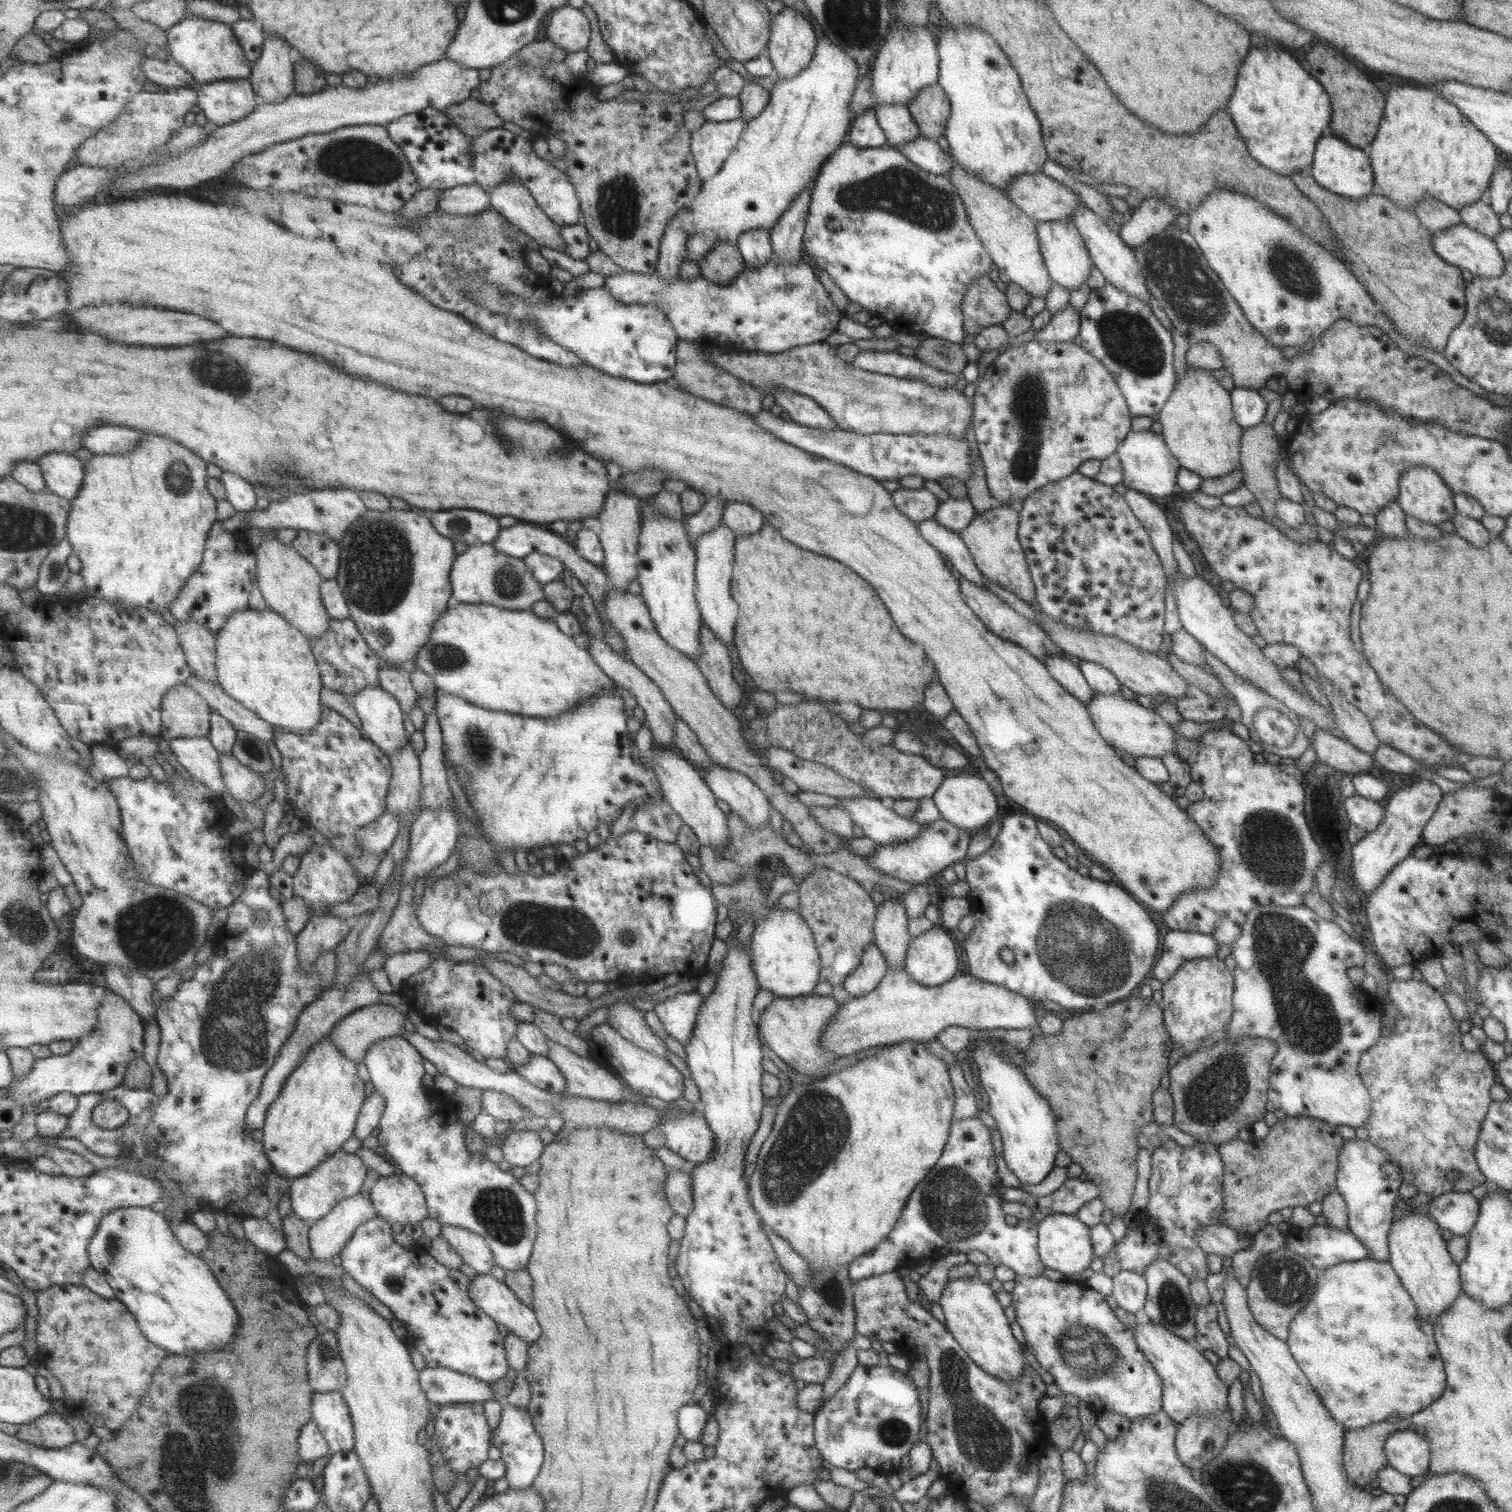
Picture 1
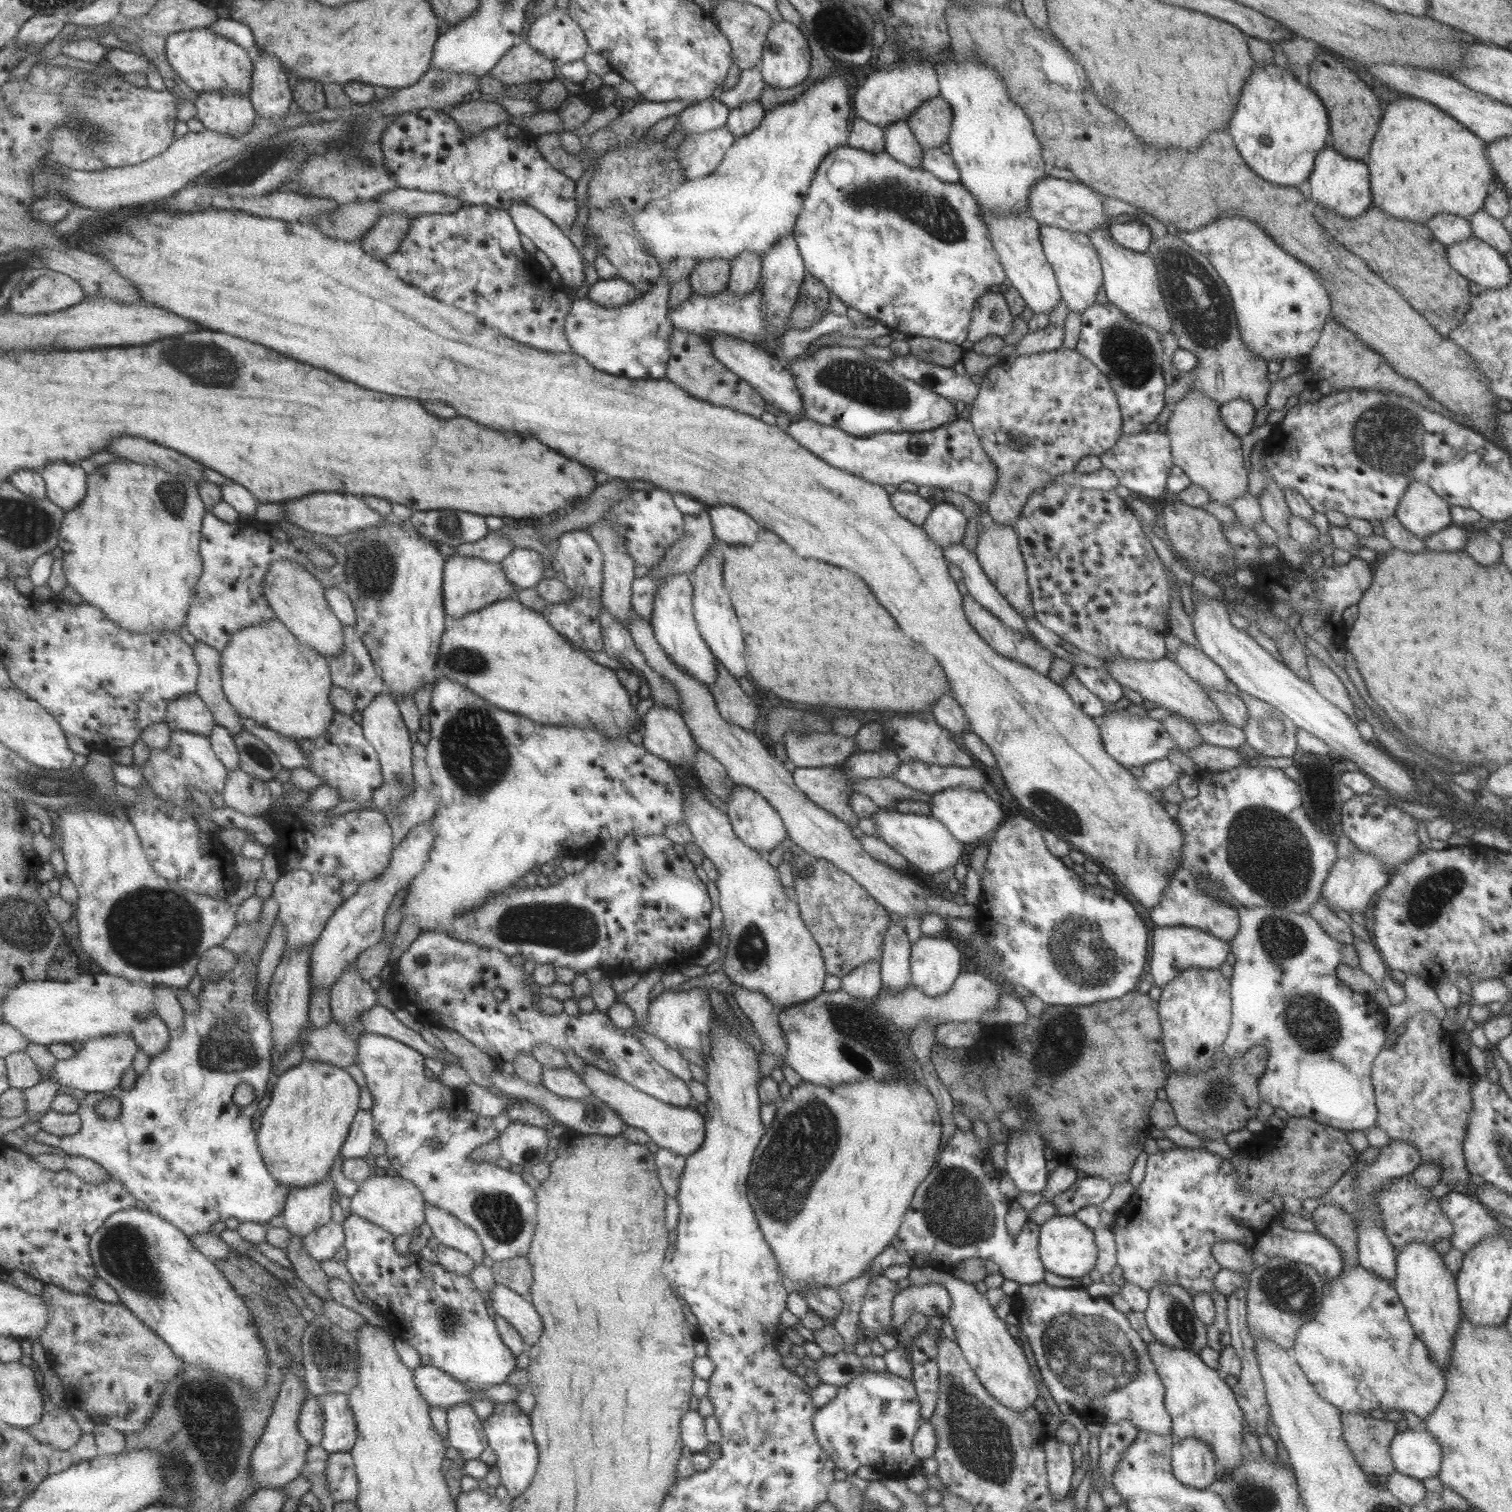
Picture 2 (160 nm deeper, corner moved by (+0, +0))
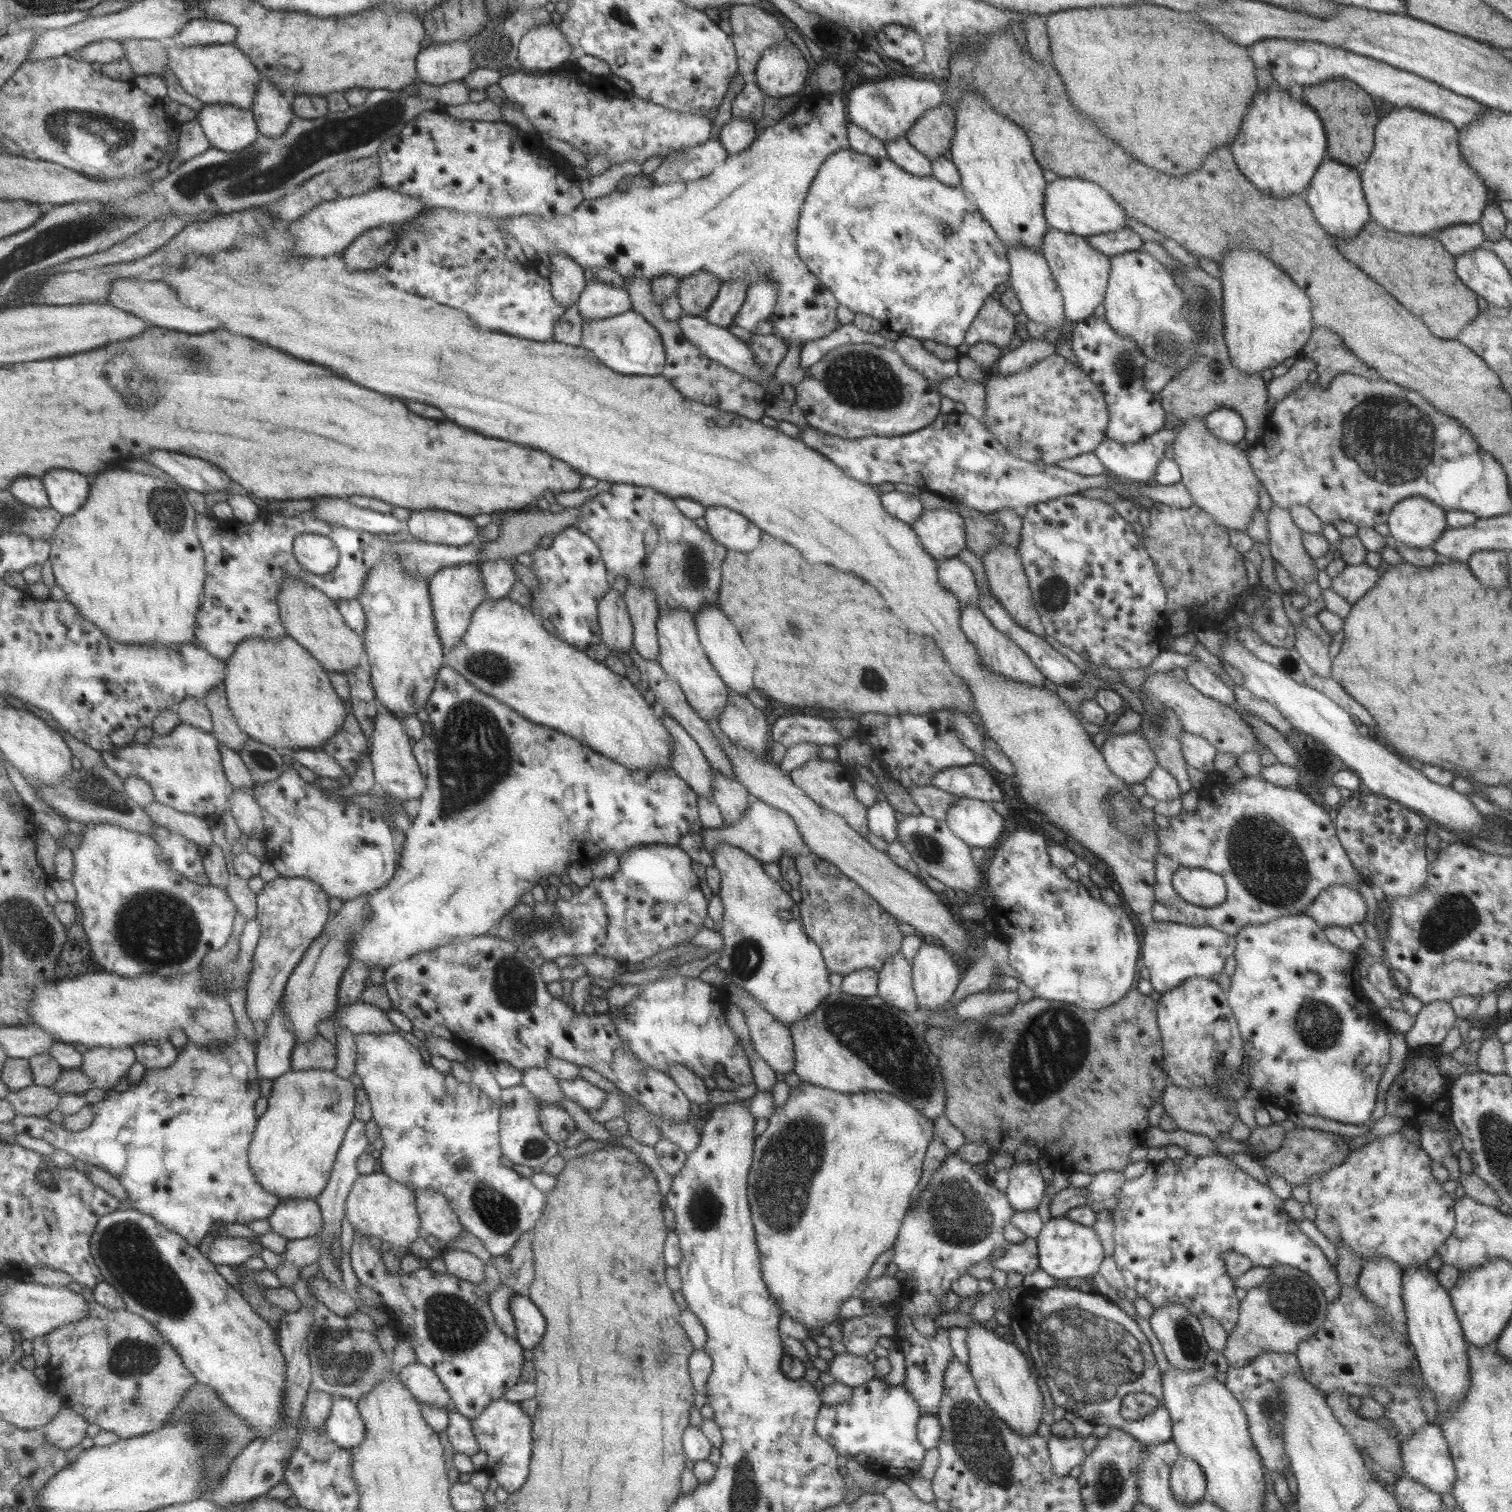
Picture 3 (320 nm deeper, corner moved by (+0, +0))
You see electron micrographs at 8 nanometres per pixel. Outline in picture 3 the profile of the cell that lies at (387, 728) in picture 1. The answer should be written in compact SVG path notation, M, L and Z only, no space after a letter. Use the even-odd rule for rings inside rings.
M383 710L377 715L375 739L372 745L372 761L379 788L394 798L411 800L421 798L427 790L427 780L421 774L421 768L413 756L413 744L409 742L402 720L390 711Z

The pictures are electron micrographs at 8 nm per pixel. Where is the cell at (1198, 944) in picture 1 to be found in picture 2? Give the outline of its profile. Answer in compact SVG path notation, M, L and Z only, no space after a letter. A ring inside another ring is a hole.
M1257 906L1255 908L1237 908L1239 915L1239 926L1235 936L1228 943L1222 941L1220 938L1214 937L1212 934L1203 932L1199 929L1186 926L1161 926L1161 928L1153 928L1151 930L1151 956L1149 956L1149 974L1153 978L1154 986L1162 989L1167 986L1170 980L1173 980L1180 972L1185 969L1219 969L1222 963L1225 963L1227 954L1231 952L1235 957L1235 964L1232 967L1232 977L1229 980L1230 984L1230 1011L1231 1020L1230 1027L1221 1046L1220 1054L1226 1054L1229 1057L1235 1058L1241 1056L1246 1050L1253 1048L1253 1046L1264 1046L1267 1049L1268 1057L1266 1060L1265 1070L1257 1079L1256 1087L1258 1090L1258 1097L1261 1103L1267 1103L1273 1108L1282 1108L1288 1116L1310 1118L1315 1122L1324 1124L1325 1126L1332 1126L1342 1131L1362 1130L1376 1125L1376 1104L1374 1099L1373 1085L1370 1081L1370 1068L1377 1053L1384 1047L1386 1026L1384 1018L1379 1024L1380 1007L1373 1012L1367 1008L1367 996L1351 990L1344 982L1341 982L1336 975L1336 968L1339 964L1349 966L1351 968L1358 967L1357 951L1351 944L1343 944L1337 942L1336 939L1331 938L1325 931L1317 924L1316 920L1311 918L1307 913L1297 914L1289 912L1283 907L1273 906Z

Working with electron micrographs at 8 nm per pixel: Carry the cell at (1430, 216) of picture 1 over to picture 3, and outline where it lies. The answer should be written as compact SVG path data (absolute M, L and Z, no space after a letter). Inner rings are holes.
M1477 223L1457 224L1441 229L1433 236L1444 249L1457 257L1468 250L1484 246L1485 238Z

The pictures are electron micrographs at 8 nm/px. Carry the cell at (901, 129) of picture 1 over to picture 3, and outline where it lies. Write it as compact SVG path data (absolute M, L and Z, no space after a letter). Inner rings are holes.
M902 136L895 140L884 143L888 159L894 162L901 170L923 178L924 176L932 176L931 161L921 154L911 143Z

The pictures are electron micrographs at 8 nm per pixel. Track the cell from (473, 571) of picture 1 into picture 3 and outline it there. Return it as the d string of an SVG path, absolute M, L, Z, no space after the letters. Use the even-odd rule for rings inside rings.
M475 563L449 566L433 575L429 580L429 592L432 595L437 630L444 643L446 652L453 650L465 638L477 607L488 598L488 591L480 566Z

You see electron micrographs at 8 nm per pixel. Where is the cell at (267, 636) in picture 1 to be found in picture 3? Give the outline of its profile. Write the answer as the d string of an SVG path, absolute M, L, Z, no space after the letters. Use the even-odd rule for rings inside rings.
M292 636L277 640L248 638L240 642L226 666L229 705L250 739L277 751L320 749L345 725L348 702L331 686L326 668Z

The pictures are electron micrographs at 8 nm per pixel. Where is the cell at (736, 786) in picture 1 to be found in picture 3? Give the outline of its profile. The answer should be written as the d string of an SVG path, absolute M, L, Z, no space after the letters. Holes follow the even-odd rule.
M752 798L747 811L741 815L741 819L737 823L729 827L721 827L715 831L700 832L703 848L711 853L716 850L718 844L728 844L742 850L745 854L749 854L761 863L779 862L779 859L788 854L791 858L795 858L800 854L805 854L807 846L799 830L795 828L795 824L785 812L773 808L769 804L765 804L762 800Z

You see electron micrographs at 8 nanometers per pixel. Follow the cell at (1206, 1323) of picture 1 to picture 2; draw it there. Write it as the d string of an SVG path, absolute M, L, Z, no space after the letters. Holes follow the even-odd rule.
M1175 1146L1171 1151L1157 1149L1156 1153L1148 1156L1145 1176L1137 1190L1132 1193L1132 1198L1129 1198L1129 1201L1114 1214L1111 1233L1116 1247L1116 1267L1122 1272L1124 1281L1135 1284L1141 1290L1151 1290L1158 1282L1164 1282L1184 1288L1191 1297L1201 1293L1209 1295L1215 1304L1215 1320L1213 1319L1211 1326L1206 1327L1206 1345L1220 1352L1223 1348L1229 1348L1230 1334L1225 1313L1227 1298L1217 1294L1213 1286L1213 1277L1220 1269L1211 1254L1213 1243L1225 1241L1240 1243L1248 1249L1254 1266L1261 1266L1273 1257L1309 1265L1315 1269L1323 1283L1330 1282L1343 1270L1340 1248L1319 1235L1317 1230L1297 1232L1278 1228L1282 1221L1282 1212L1283 1210L1277 1212L1277 1208L1273 1208L1271 1202L1259 1196L1249 1196L1241 1192L1241 1188L1237 1186L1237 1174L1234 1173L1229 1160L1205 1148L1189 1149Z

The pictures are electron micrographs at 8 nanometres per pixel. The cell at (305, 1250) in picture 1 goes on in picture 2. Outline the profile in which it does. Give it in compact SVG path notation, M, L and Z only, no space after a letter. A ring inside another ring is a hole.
M293 1235L288 1246L287 1257L293 1263L292 1268L312 1291L324 1301L331 1299L330 1277L323 1272L320 1261L313 1258L303 1243L305 1238Z

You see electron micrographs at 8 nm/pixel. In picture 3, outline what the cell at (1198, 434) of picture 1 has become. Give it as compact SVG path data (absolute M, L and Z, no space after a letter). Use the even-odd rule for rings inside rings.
M1190 418L1183 420L1183 424L1176 426L1176 437L1172 442L1173 460L1179 467L1181 483L1187 489L1191 500L1197 508L1206 512L1218 525L1226 530L1240 530L1246 532L1247 525L1258 510L1259 492L1257 478L1249 466L1246 451L1235 444L1217 440L1204 425L1204 418Z

